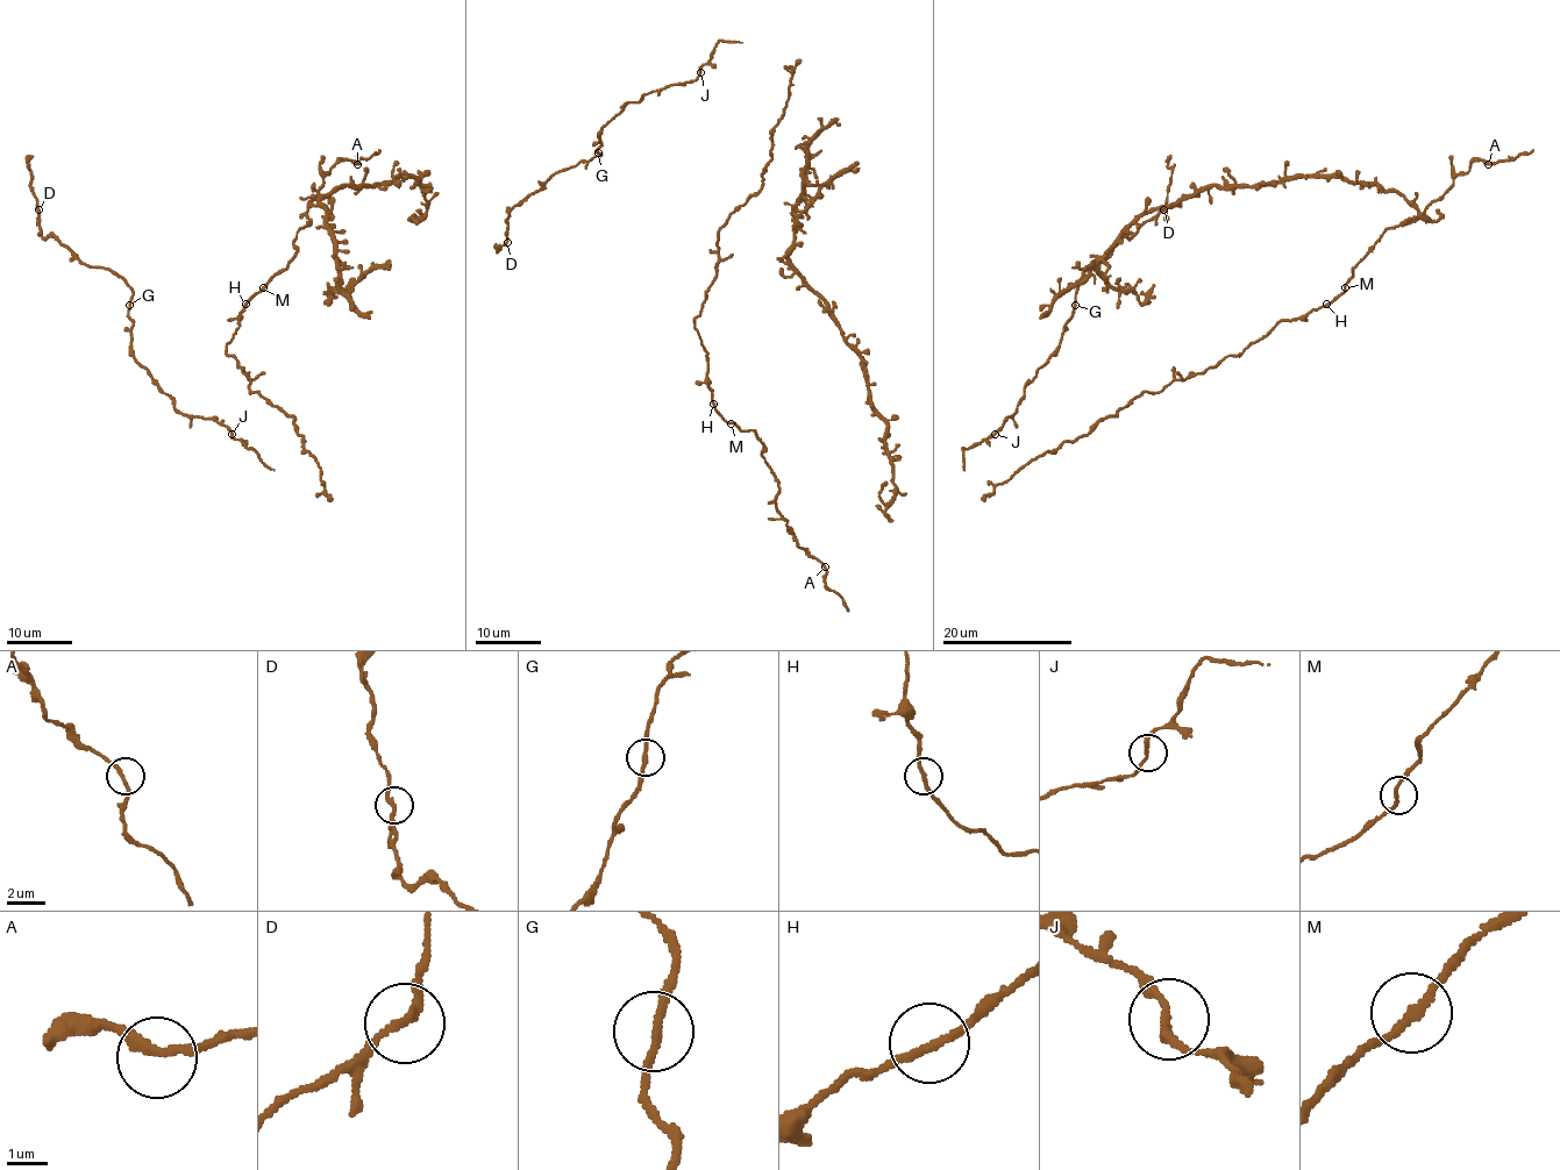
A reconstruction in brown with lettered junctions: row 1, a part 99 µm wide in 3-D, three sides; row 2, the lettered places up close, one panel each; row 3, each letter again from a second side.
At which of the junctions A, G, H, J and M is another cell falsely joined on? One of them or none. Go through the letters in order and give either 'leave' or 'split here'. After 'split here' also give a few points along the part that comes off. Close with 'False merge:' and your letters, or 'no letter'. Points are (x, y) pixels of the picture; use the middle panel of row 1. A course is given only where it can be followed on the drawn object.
A: leave
G: leave
H: leave
J: leave
M: leave
False merge: no letter

